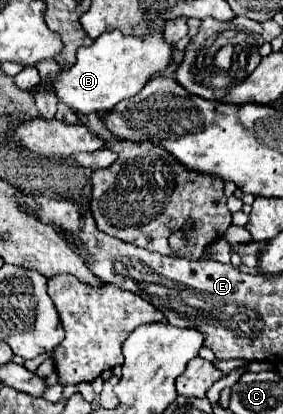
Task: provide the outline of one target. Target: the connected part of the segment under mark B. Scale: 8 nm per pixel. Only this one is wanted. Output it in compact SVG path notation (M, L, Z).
M112 30L98 36L92 46L80 48L76 64L62 68L54 80L40 80L40 84L36 84L30 92L52 92L60 104L66 104L74 112L82 112L84 116L88 116L90 112L110 110L120 100L138 94L152 74L164 70L172 58L172 50L174 46L166 44L162 40L162 34L154 34L142 40Z

